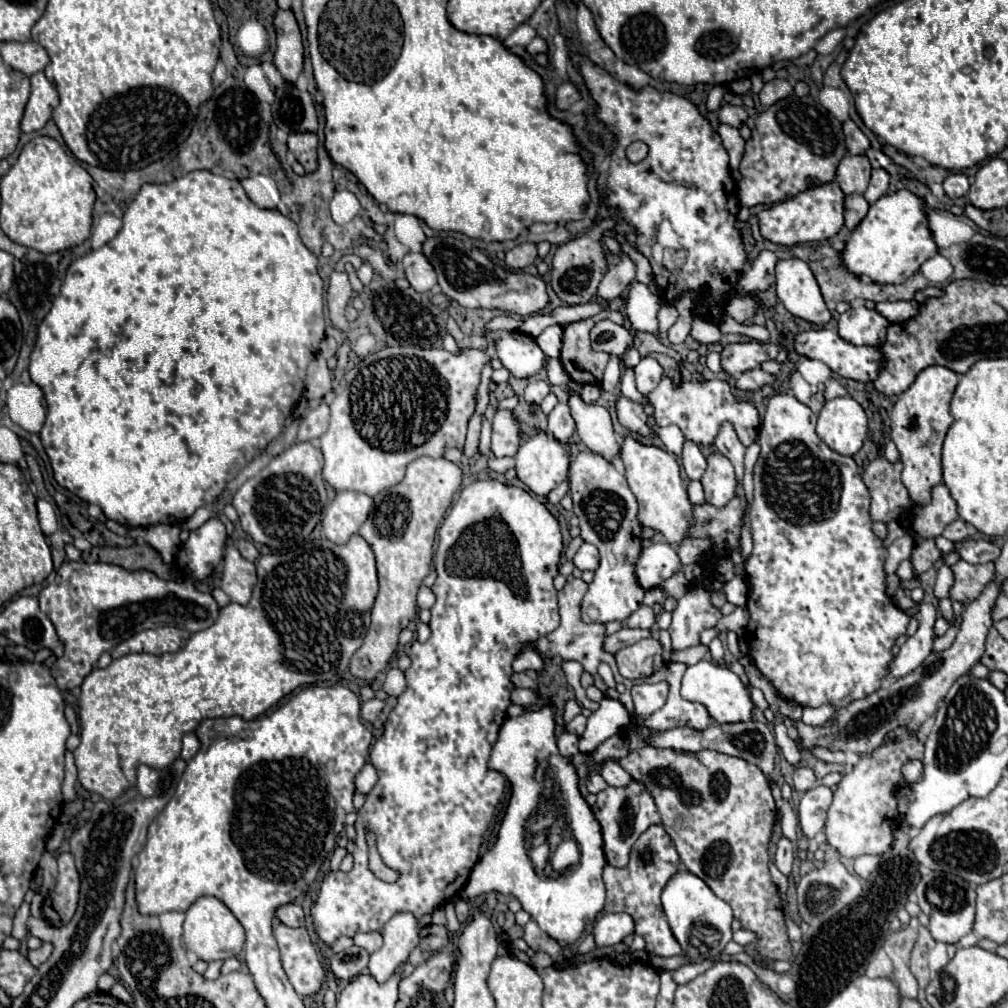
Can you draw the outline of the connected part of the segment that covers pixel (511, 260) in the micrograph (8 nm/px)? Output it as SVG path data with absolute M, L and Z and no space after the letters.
M525 242L525 244L519 244L513 250L509 250L505 262L509 268L521 270L521 268L533 264L535 258L537 258L537 246L533 242Z

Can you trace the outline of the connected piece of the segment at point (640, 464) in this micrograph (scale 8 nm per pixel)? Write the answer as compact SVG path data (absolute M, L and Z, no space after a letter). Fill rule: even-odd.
M625 438L621 446L621 462L625 464L625 478L629 482L629 488L639 502L637 520L641 526L661 532L669 544L683 544L683 540L689 538L687 530L693 524L693 506L689 502L687 488L681 478L681 468L675 456L661 448L643 446L633 438Z

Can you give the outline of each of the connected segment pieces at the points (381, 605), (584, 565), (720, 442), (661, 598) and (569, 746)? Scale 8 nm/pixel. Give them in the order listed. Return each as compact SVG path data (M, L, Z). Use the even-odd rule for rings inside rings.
M421 456L407 466L405 478L373 498L373 510L361 526L361 536L367 540L377 558L379 594L371 610L371 626L363 646L355 652L349 672L365 682L373 682L385 670L399 644L399 632L417 616L417 590L431 570L435 532L451 506L453 494L461 486L461 470L445 458Z
M583 544L579 550L577 550L577 554L575 554L575 558L573 558L573 564L579 568L579 570L595 570L597 568L597 564L599 564L599 552L597 552L597 548L593 546L593 544Z
M725 424L725 428L721 428L717 440L715 440L715 450L721 452L735 468L735 476L737 482L743 482L743 456L745 456L745 446L737 440L737 434L733 432L733 428L729 428L729 424Z
M651 588L651 590L645 592L645 598L643 598L641 604L645 604L645 606L653 606L653 604L663 604L663 602L665 602L665 594L663 594L663 590L661 590L661 588Z
M563 732L563 734L559 736L559 740L557 740L559 752L561 752L563 756L575 756L575 754L579 752L579 750L577 750L577 742L579 742L579 738L577 738L575 734Z

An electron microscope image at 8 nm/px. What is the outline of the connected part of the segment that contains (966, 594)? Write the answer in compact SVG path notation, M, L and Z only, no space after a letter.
M959 560L951 566L955 582L949 590L949 598L957 600L961 604L971 604L985 588L985 584L993 578L995 566L989 564L969 564L965 560Z

